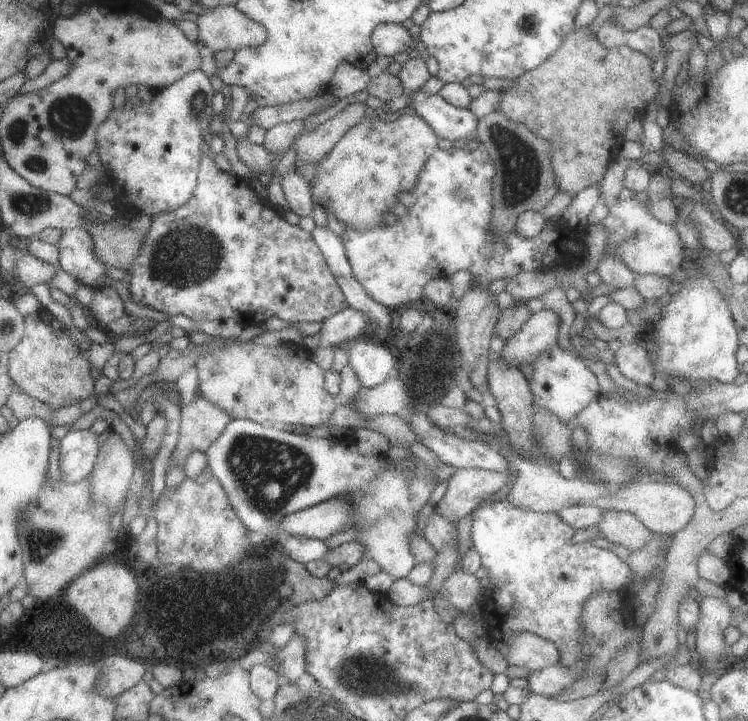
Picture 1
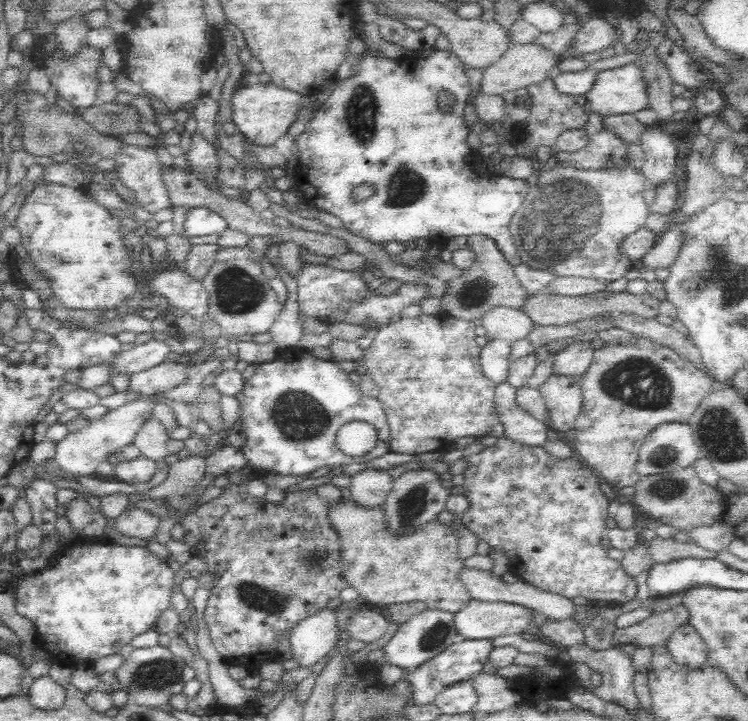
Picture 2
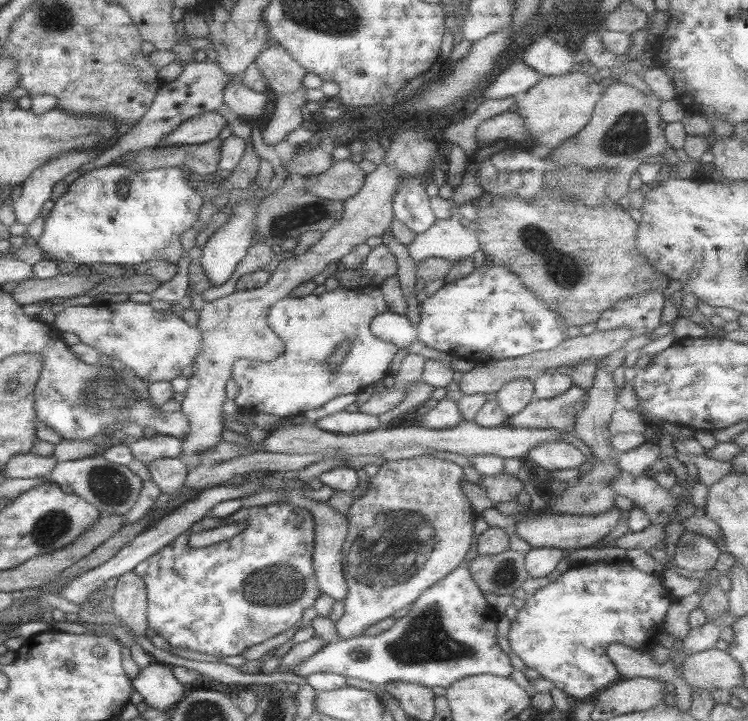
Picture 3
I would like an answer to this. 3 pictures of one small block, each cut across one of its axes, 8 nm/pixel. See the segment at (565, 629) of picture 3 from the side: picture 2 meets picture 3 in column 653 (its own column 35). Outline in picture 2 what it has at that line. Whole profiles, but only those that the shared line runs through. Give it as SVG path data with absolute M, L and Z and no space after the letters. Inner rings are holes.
M94 543L92 545L84 544L83 547L74 546L70 550L59 550L60 558L56 560L56 564L52 568L44 568L38 574L29 576L24 581L12 580L8 585L9 589L16 593L16 612L36 625L37 629L37 646L45 652L49 658L62 664L70 664L80 659L94 660L120 652L123 645L132 641L135 636L144 634L148 631L156 629L156 622L160 614L169 608L170 596L172 596L172 588L175 586L173 572L166 561L159 560L150 550L141 548L140 546L121 546L116 544Z

